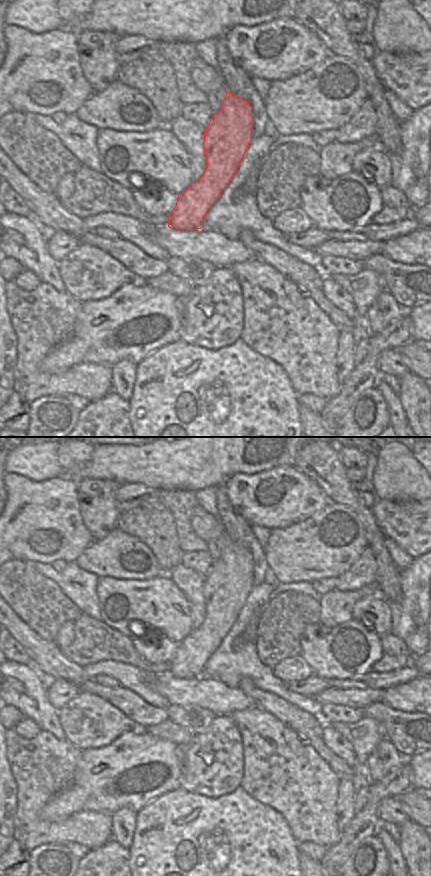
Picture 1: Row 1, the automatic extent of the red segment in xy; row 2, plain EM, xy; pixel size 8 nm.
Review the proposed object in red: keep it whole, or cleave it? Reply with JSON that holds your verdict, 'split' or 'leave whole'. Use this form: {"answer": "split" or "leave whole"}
{"answer": "leave whole"}

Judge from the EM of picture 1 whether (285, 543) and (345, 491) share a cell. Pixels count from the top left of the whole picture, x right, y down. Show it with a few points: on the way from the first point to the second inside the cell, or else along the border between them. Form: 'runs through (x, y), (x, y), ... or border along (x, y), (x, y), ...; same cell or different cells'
border along (330, 501), (344, 504), (354, 511); different cells

